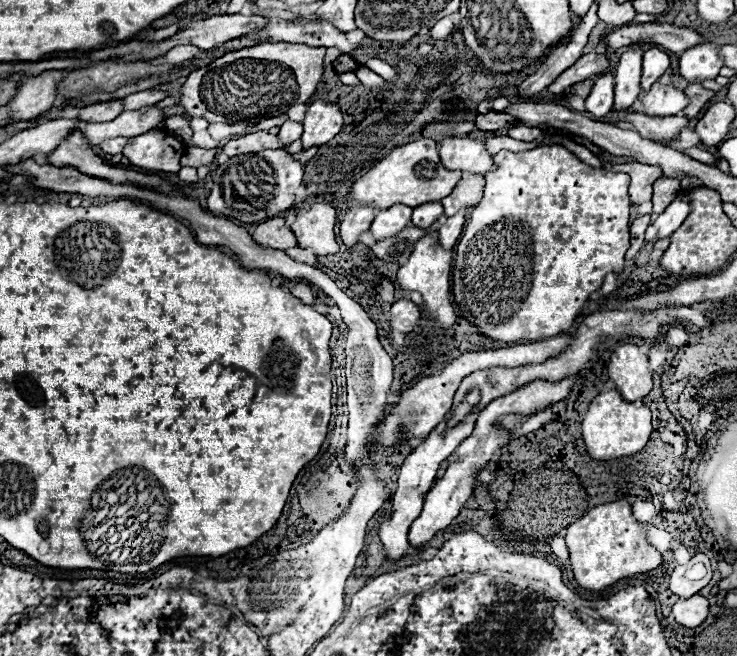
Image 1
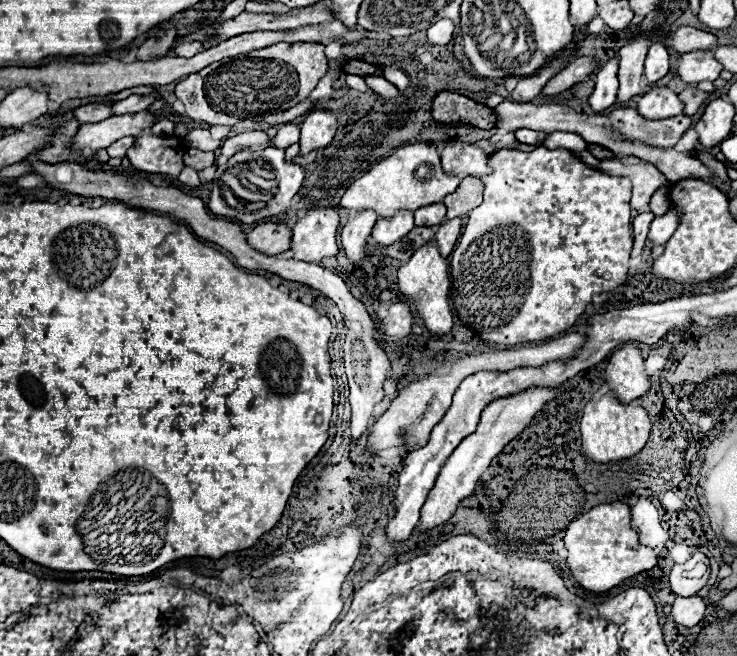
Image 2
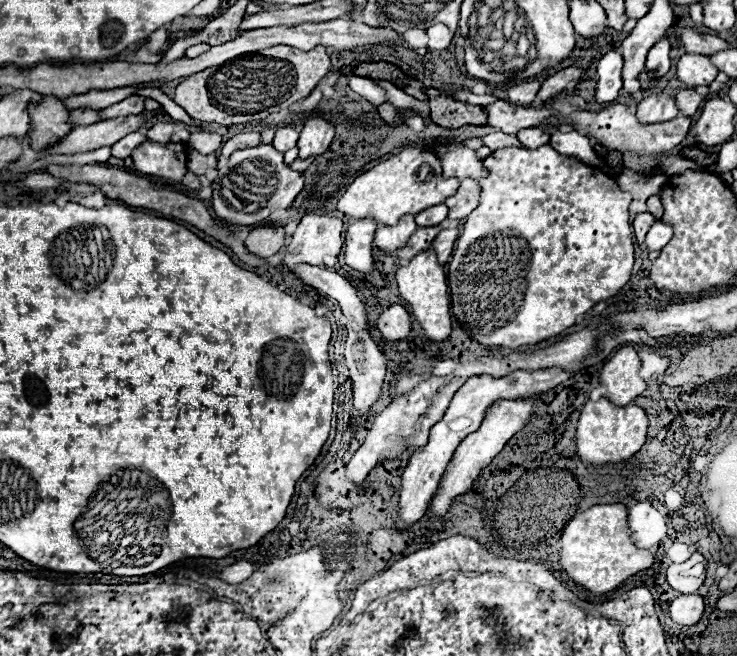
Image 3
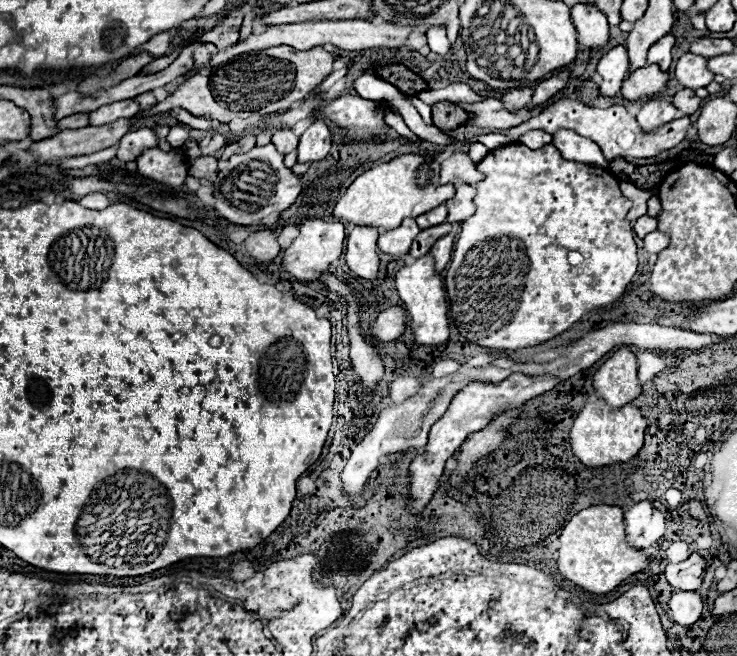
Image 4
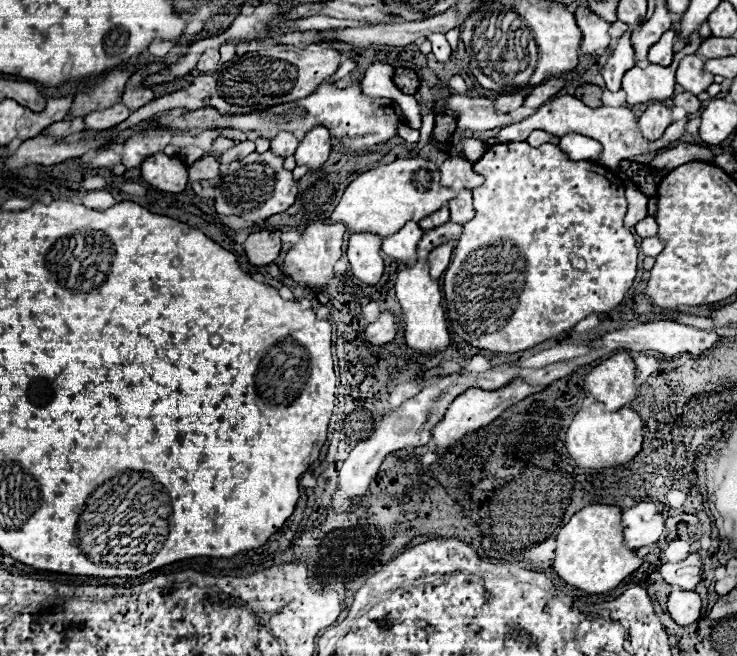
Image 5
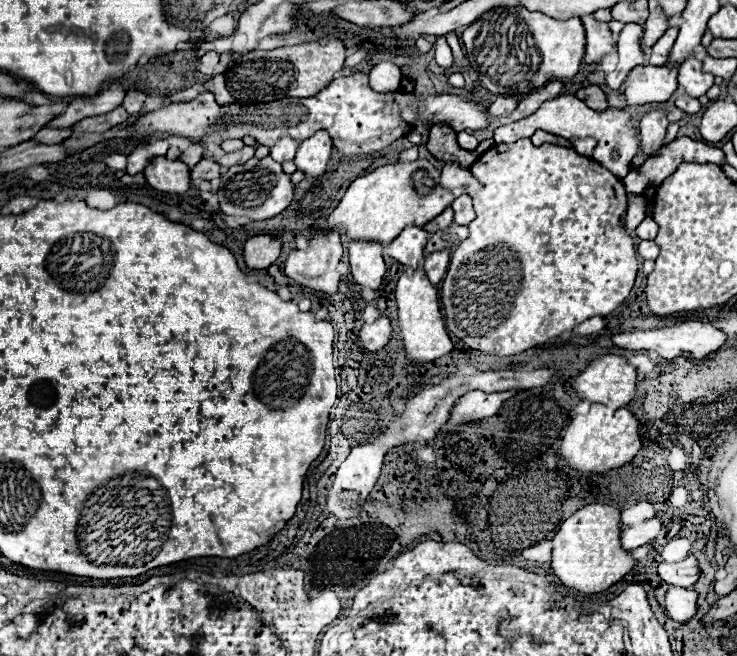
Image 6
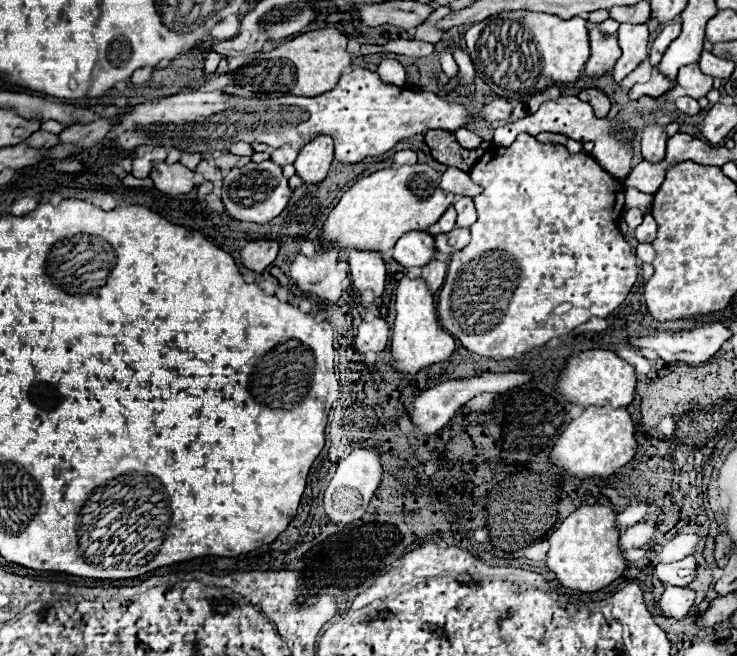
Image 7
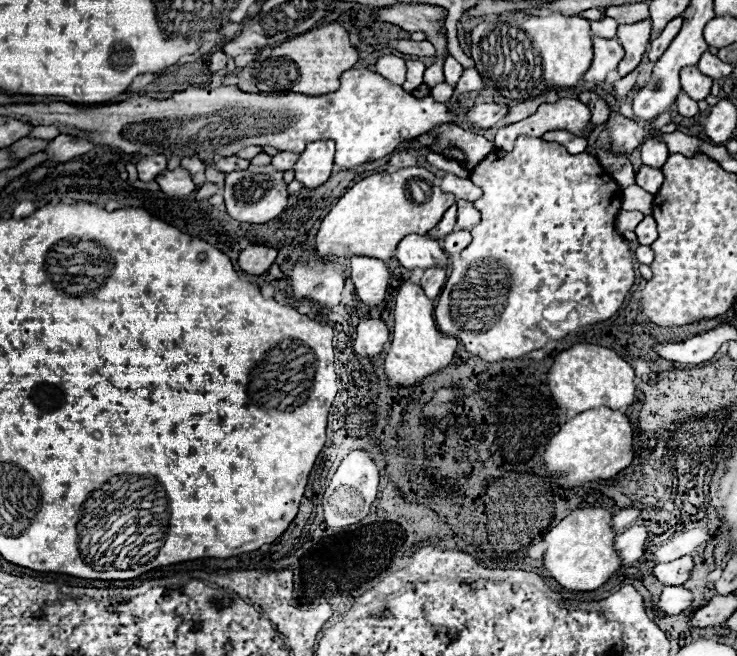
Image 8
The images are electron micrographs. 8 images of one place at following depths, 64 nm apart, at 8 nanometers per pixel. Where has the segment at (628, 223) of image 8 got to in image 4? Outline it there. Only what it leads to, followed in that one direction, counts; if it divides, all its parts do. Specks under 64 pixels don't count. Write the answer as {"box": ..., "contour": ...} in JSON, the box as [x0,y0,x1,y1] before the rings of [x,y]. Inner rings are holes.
{"box":[620,182,658,222],"contour":[[[620,182],[620,190],[624,192],[624,196],[628,196],[632,200],[632,208],[628,212],[628,220],[632,222],[632,220],[636,220],[636,216],[646,214],[646,200],[658,192],[658,184],[648,190],[642,190],[632,182]]]}

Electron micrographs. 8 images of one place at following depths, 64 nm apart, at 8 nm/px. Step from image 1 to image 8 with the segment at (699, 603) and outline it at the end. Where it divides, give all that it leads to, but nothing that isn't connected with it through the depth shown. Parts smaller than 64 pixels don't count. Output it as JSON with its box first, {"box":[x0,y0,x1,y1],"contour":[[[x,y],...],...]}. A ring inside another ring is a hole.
{"box":[658,586,692,614],"contour":[[[666,586],[660,594],[658,608],[666,614],[682,614],[692,604],[692,592],[684,586]]]}

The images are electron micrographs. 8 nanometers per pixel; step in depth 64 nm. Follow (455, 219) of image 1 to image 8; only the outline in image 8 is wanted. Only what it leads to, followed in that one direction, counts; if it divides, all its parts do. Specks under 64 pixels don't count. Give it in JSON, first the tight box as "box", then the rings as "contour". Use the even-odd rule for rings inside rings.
{"box":[420,266,446,300],"contour":[[[434,266],[434,268],[424,270],[424,276],[422,276],[420,284],[422,284],[422,288],[424,288],[426,296],[434,300],[434,298],[440,294],[440,290],[442,290],[444,280],[446,280],[446,270],[444,270],[444,268]]]}

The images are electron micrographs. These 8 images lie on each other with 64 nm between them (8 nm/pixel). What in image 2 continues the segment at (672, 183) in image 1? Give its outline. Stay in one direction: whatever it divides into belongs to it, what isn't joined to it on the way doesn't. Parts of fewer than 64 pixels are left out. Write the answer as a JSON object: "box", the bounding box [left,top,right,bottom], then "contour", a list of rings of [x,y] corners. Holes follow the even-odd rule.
{"box":[650,182,672,216],"contour":[[[666,182],[664,186],[660,186],[660,188],[654,192],[654,196],[652,196],[652,200],[650,200],[650,208],[652,208],[654,216],[662,216],[662,214],[668,212],[668,208],[670,208],[670,204],[668,204],[668,192],[670,192],[670,188],[672,188],[672,184]]]}

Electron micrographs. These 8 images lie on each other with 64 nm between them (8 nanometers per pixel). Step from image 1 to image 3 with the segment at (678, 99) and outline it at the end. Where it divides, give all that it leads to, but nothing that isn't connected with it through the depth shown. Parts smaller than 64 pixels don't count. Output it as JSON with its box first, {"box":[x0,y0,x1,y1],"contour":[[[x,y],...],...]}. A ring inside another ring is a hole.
{"box":[636,94,680,124],"contour":[[[650,94],[646,96],[636,110],[636,116],[642,124],[654,124],[654,122],[664,122],[672,120],[680,114],[680,108],[676,106],[676,98],[670,94]]]}

